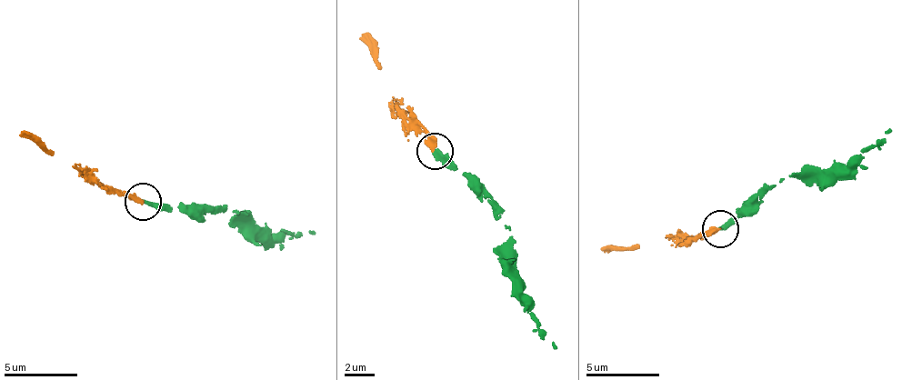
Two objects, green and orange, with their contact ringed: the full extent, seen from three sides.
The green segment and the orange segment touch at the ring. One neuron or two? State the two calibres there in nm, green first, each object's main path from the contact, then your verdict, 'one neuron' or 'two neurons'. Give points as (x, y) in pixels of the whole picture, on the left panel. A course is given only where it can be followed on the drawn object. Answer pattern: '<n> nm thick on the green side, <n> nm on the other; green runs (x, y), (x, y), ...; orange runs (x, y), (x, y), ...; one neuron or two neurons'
340 nm thick on the green side, 420 nm on the other; green runs (144, 201), (201, 214), (240, 212), (273, 239), (314, 231); orange runs (140, 201), (135, 194), (107, 189), (80, 166), (20, 133); one neuron

